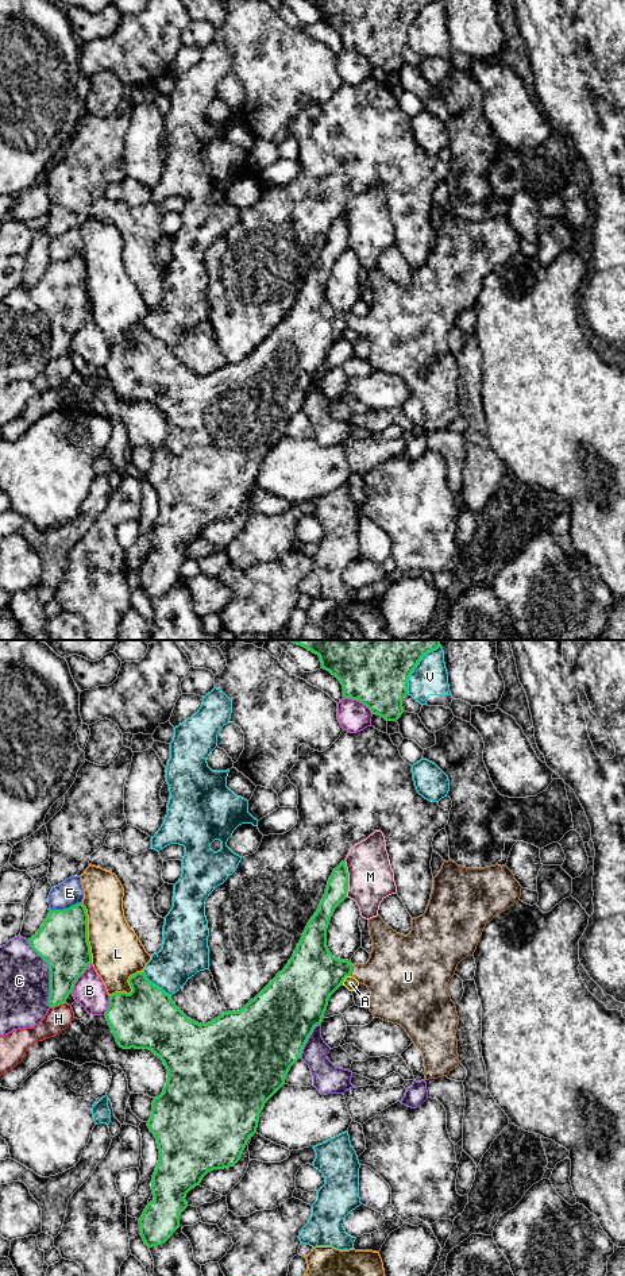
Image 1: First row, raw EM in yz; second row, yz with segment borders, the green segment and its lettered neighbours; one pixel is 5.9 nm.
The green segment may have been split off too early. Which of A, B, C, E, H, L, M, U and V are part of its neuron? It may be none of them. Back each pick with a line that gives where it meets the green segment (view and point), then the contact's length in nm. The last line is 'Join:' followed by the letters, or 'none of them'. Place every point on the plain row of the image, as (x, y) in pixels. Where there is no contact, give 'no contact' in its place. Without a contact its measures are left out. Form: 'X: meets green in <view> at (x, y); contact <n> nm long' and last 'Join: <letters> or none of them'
U: meets green in yz at (351, 323); contact 70 nm long
Join: U

